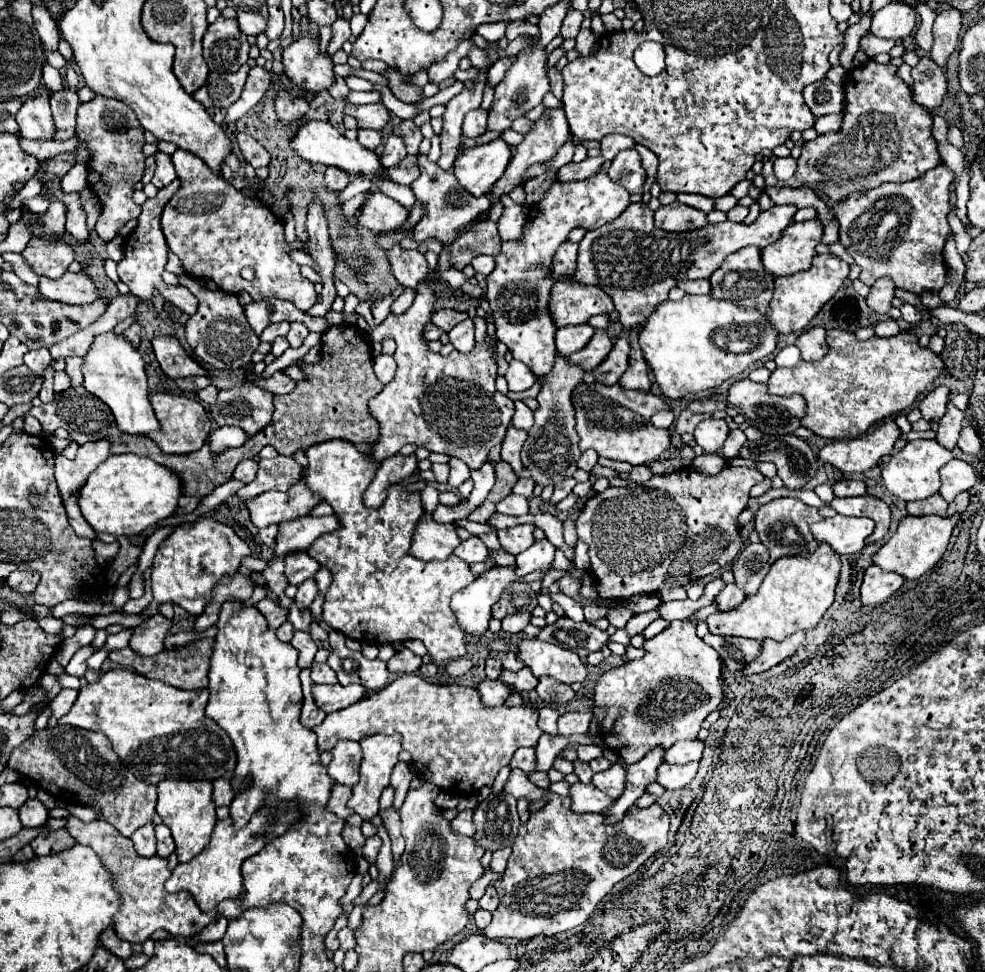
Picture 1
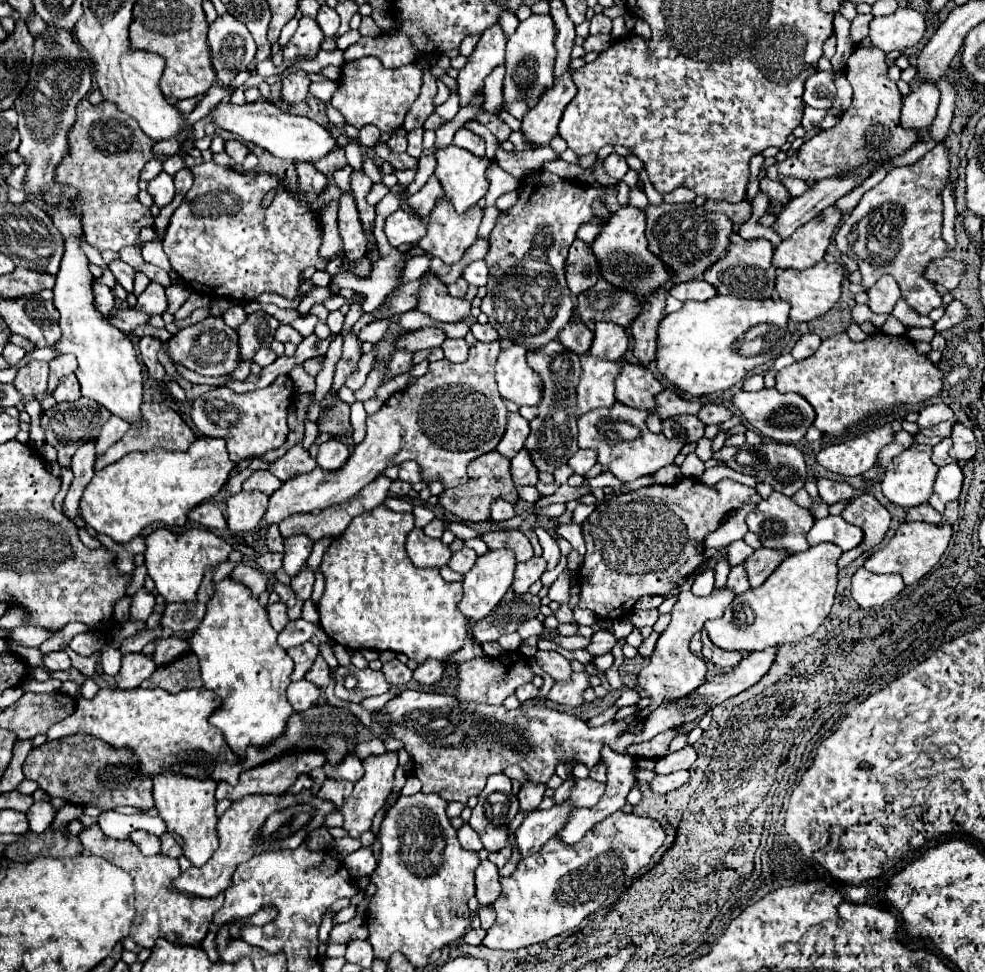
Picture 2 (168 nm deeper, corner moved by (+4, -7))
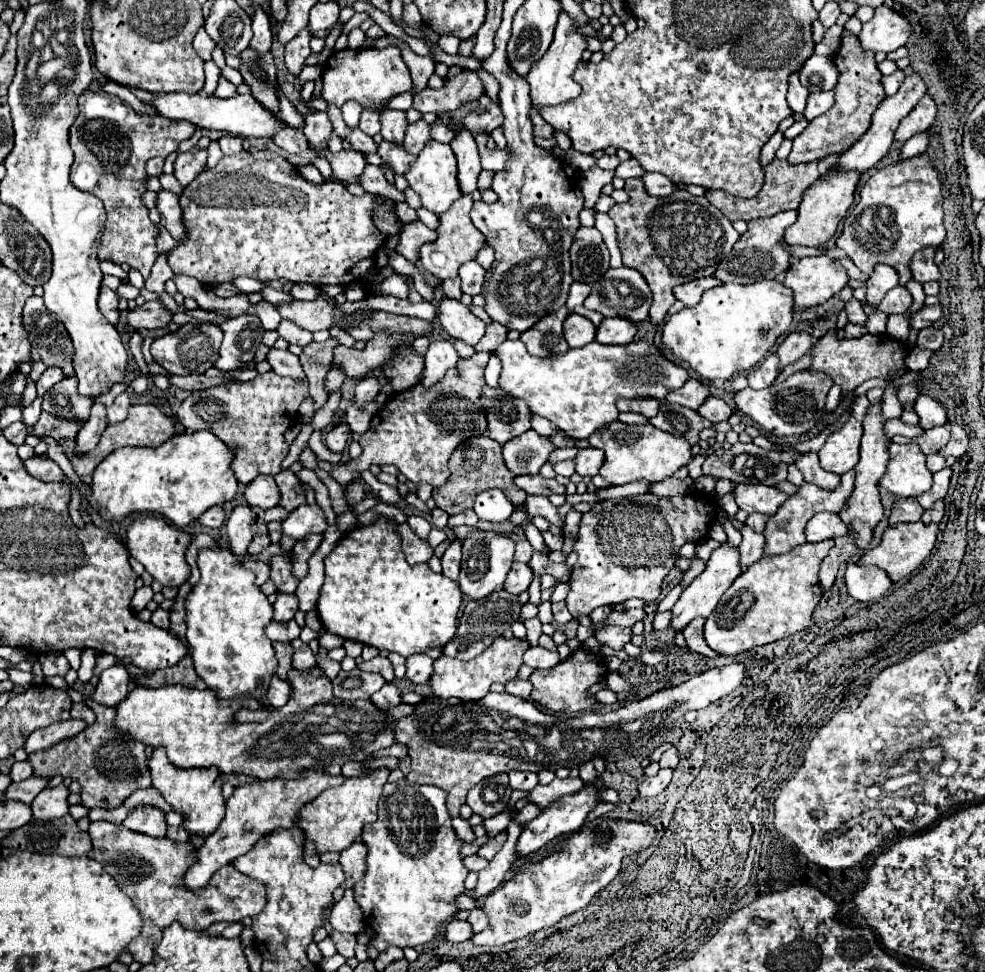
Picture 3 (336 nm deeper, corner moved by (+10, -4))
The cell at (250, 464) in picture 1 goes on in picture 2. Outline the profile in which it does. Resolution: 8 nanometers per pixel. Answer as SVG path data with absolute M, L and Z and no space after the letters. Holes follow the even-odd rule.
M257 470L253 472L245 482L243 482L243 490L259 490L267 496L271 496L275 490L279 490L283 482L279 478L275 478L269 470Z

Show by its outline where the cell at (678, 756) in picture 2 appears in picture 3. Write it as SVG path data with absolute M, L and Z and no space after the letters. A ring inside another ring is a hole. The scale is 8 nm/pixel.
M671 747L671 749L667 749L663 755L661 755L661 767L671 767L671 769L675 769L677 765L679 765L679 751L675 749L675 747Z

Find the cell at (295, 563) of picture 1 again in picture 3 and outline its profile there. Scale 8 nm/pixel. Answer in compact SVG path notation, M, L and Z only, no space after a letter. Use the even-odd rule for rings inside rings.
M301 505L289 513L289 517L283 521L283 535L289 535L291 539L299 541L309 533L325 531L325 515L319 509L319 505Z

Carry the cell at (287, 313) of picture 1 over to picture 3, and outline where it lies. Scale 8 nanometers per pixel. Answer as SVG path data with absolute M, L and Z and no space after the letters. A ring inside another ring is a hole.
M241 315L223 321L219 327L223 329L225 337L215 367L221 371L233 371L243 363L253 361L253 355L265 333L261 319L257 315Z

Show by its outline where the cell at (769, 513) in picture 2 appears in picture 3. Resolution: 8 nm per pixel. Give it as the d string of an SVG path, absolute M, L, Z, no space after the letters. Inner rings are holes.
M737 485L733 493L737 495L735 501L739 509L747 513L763 513L767 517L773 517L779 505L787 499L787 495L781 493L777 487L765 485Z

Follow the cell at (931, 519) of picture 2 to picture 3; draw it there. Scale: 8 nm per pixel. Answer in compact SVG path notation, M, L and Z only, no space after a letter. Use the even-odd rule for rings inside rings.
M897 499L893 503L893 509L891 509L891 517L889 517L889 525L897 525L897 523L903 523L903 521L919 521L923 517L925 509L917 503L917 499Z

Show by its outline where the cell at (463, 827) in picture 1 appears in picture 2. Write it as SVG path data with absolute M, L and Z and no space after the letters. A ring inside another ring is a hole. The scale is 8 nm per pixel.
M463 824L463 828L457 832L459 834L459 842L465 850L481 850L483 848L483 842L479 842L479 836L475 834L475 830L469 826L469 824Z

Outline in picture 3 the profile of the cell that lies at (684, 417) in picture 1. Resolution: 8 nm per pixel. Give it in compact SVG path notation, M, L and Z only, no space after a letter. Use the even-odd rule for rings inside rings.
M661 403L659 413L651 417L649 423L673 437L683 437L689 445L697 445L699 431L707 427L705 419L697 411L673 403Z

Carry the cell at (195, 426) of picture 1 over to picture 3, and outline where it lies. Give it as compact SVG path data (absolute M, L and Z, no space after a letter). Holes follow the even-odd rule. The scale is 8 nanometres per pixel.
M143 403L143 405L131 405L127 419L121 421L121 423L115 423L115 425L109 425L107 431L101 435L99 445L97 445L93 451L85 453L81 459L75 457L75 453L73 453L75 441L59 441L59 443L63 445L63 451L65 451L67 457L71 459L73 469L75 469L75 473L81 477L81 481L85 481L87 485L91 485L91 475L93 475L95 467L97 467L111 451L115 451L115 449L119 449L119 447L159 447L159 445L163 445L165 441L169 441L169 439L173 439L173 437L175 437L175 425L173 425L173 421L171 421L165 413L161 413L155 405Z

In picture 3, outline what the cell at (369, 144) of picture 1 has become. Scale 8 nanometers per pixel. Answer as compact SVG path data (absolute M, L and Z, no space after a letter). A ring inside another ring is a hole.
M363 111L361 113L361 119L359 119L359 129L361 131L365 131L367 135L375 135L375 133L379 133L379 129L381 129L381 125L379 125L379 115L375 113L375 111Z

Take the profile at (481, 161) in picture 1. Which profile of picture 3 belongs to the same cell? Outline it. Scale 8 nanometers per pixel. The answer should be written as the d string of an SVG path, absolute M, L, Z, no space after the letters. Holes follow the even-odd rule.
M429 141L425 145L425 149L421 151L421 155L417 157L415 163L411 163L405 179L409 181L409 187L421 197L421 203L425 209L433 211L433 213L443 213L445 209L449 209L457 199L463 197L459 181L457 181L457 161L455 161L455 153L451 149L449 143L439 143L439 141Z

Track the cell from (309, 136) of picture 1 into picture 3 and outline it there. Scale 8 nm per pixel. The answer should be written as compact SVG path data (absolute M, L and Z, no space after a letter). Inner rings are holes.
M173 93L173 95L155 97L151 105L157 109L159 115L167 119L185 119L197 127L217 129L241 139L243 137L245 139L273 139L275 133L279 133L283 127L289 127L273 111L269 111L257 99L253 99L253 95L235 95L231 99L219 99L219 97L207 97L201 93L195 93L195 95Z

